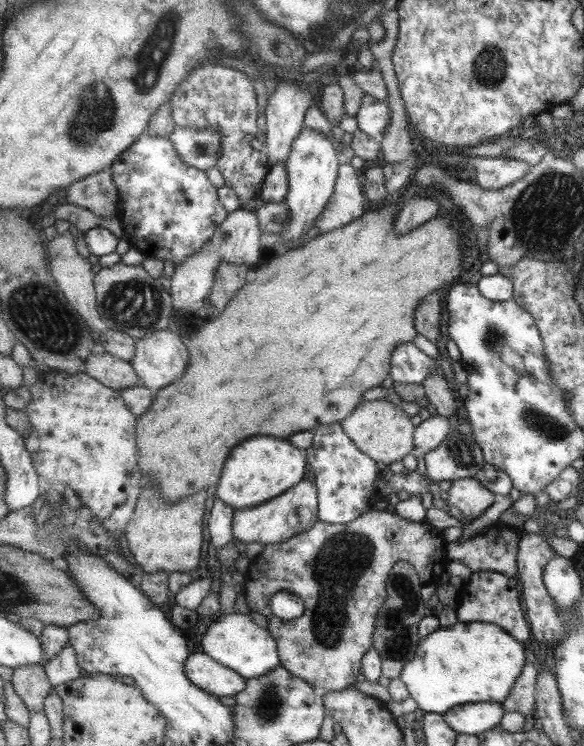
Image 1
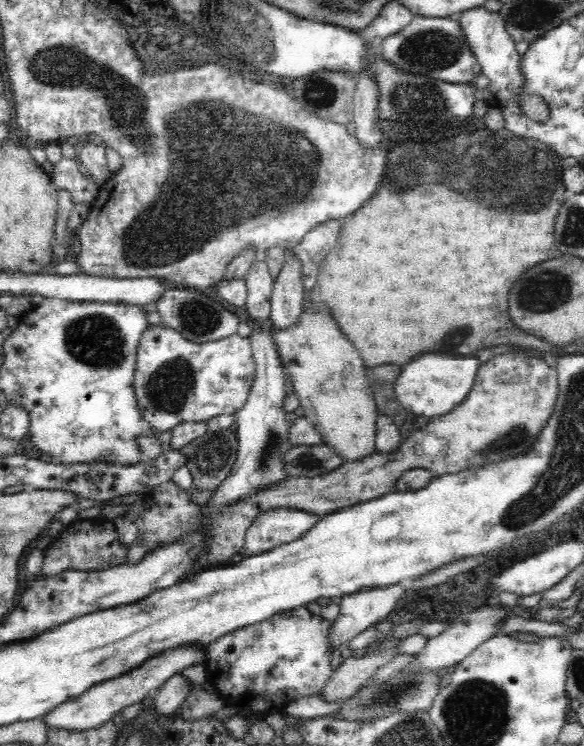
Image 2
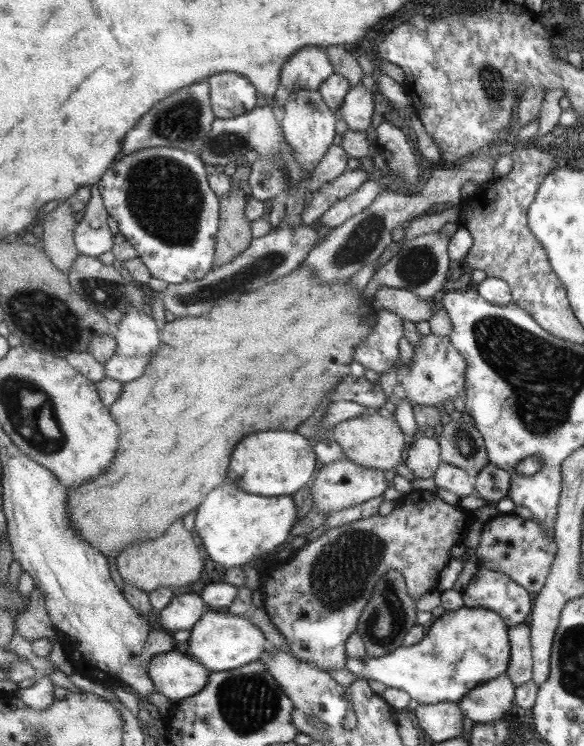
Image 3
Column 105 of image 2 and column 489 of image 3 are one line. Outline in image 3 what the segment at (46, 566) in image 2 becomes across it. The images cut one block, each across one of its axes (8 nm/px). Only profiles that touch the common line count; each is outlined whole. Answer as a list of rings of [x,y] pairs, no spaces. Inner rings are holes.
[[[497,514],[482,525],[474,554],[478,567],[502,573],[527,592],[537,593],[545,584],[556,550],[555,542],[541,530],[541,525],[535,520],[519,518],[513,514]]]

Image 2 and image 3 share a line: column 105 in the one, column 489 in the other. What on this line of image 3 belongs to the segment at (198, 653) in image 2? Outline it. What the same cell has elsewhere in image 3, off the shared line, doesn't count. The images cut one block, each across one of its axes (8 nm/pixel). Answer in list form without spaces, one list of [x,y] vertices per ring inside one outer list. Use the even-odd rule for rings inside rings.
[[[504,673],[469,690],[456,704],[463,717],[474,724],[487,724],[513,712],[514,690],[514,683]]]

